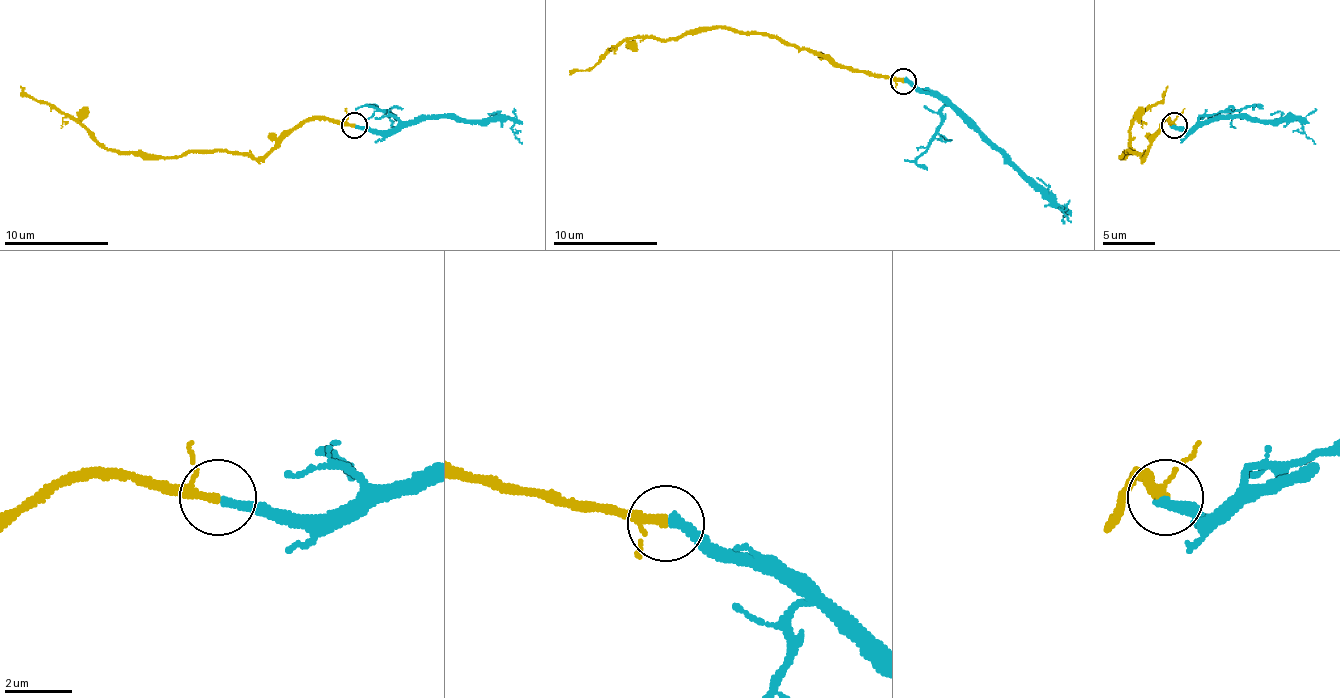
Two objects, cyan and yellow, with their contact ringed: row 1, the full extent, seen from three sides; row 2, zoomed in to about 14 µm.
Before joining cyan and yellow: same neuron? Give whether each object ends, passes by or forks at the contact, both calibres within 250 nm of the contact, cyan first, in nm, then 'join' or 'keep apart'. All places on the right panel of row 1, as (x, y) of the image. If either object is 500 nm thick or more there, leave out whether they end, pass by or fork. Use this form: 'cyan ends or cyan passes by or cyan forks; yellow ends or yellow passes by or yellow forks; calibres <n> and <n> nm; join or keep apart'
cyan ends; yellow passes by; calibres 280 and 160 nm; join

